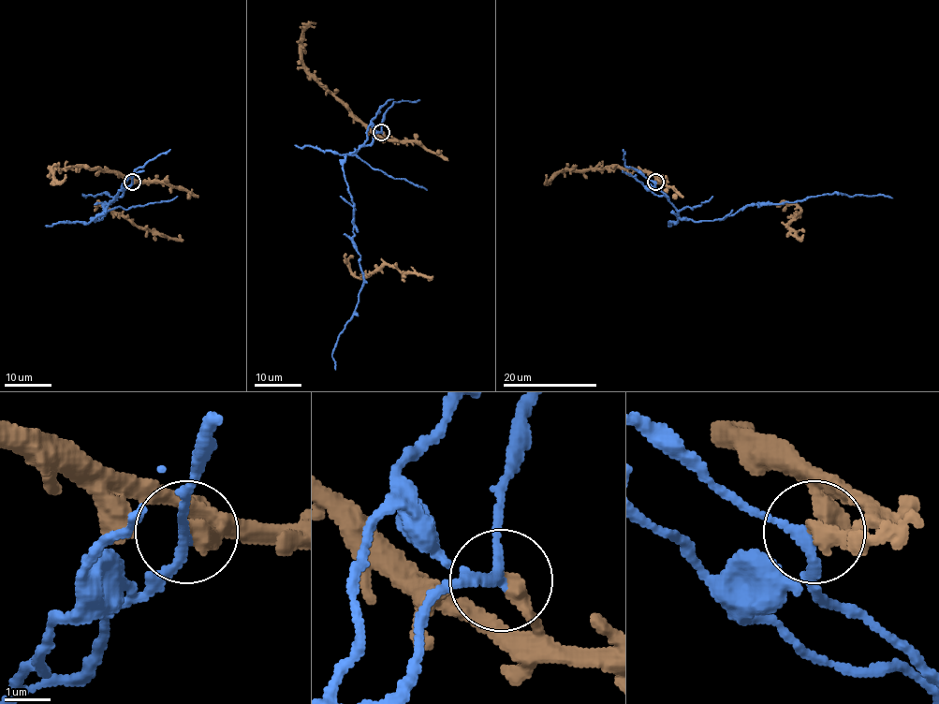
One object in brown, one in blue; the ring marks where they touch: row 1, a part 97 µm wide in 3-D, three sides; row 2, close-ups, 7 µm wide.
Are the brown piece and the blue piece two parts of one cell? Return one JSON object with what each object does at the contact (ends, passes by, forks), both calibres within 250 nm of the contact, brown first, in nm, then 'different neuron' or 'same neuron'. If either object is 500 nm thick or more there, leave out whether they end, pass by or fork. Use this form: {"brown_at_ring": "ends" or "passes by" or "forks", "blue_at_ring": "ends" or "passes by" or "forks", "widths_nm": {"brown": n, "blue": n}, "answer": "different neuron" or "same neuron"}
{"brown_at_ring": "ends", "blue_at_ring": "passes by", "widths_nm": {"brown": 400, "blue": 200}, "answer": "different neuron"}

